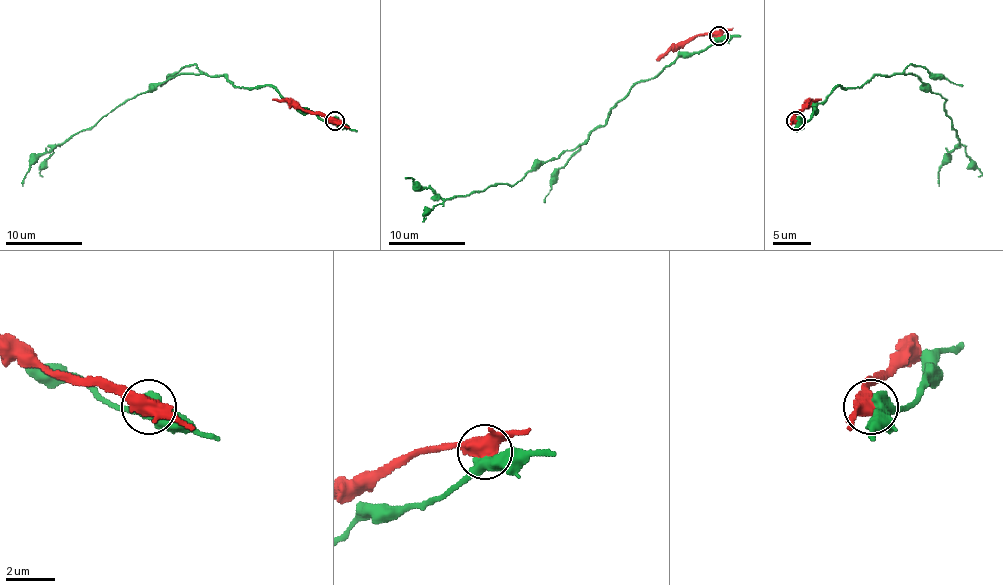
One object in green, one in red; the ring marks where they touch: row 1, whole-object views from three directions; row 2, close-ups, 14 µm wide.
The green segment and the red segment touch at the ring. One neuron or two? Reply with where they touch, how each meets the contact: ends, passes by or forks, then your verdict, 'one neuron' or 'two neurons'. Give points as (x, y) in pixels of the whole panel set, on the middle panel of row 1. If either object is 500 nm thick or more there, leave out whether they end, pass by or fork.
(718, 35) | two neurons

